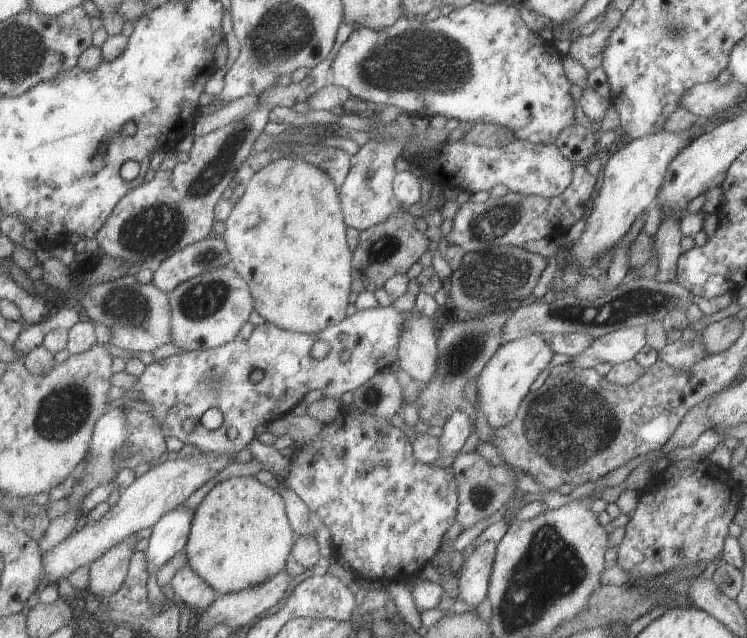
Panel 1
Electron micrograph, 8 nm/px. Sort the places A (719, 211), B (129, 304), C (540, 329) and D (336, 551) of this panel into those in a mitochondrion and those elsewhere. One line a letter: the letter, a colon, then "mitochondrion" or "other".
A: other
B: mitochondrion
C: other
D: other

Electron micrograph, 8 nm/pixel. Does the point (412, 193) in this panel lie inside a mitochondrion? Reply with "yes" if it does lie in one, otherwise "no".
no

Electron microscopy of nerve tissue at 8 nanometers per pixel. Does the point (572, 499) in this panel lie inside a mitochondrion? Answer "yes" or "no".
no

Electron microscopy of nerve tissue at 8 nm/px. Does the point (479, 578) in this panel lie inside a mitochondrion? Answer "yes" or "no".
no

